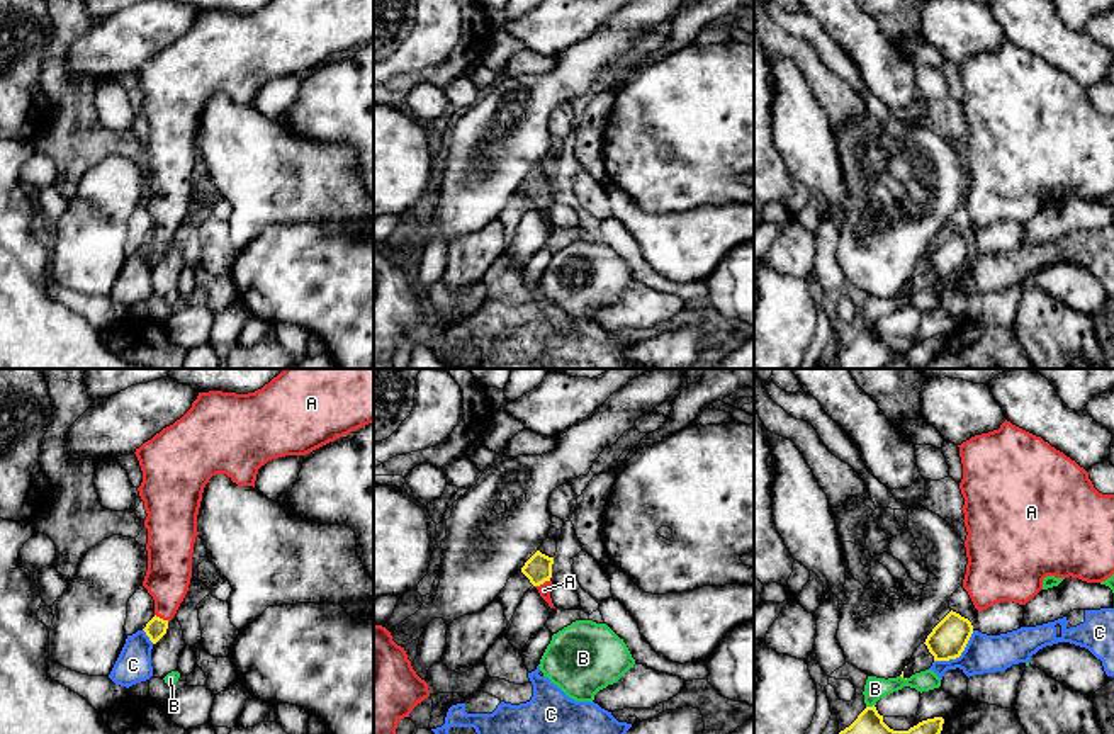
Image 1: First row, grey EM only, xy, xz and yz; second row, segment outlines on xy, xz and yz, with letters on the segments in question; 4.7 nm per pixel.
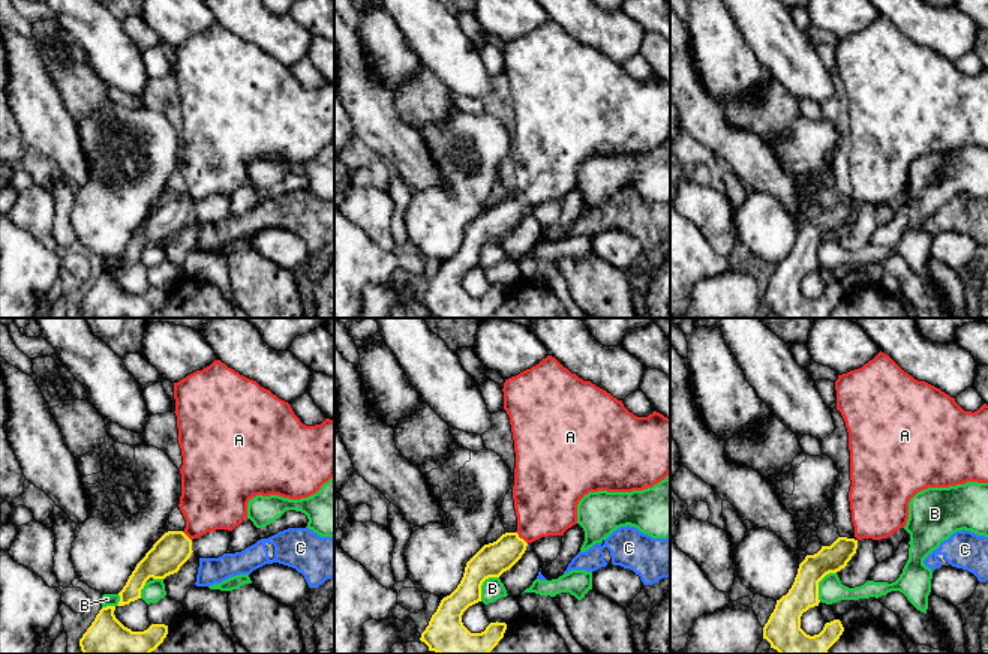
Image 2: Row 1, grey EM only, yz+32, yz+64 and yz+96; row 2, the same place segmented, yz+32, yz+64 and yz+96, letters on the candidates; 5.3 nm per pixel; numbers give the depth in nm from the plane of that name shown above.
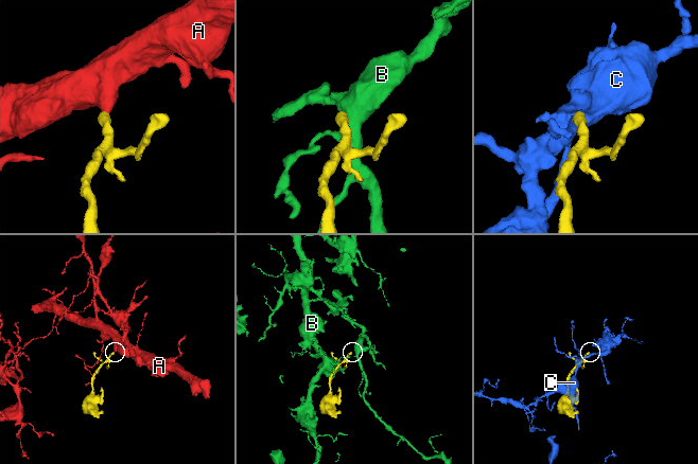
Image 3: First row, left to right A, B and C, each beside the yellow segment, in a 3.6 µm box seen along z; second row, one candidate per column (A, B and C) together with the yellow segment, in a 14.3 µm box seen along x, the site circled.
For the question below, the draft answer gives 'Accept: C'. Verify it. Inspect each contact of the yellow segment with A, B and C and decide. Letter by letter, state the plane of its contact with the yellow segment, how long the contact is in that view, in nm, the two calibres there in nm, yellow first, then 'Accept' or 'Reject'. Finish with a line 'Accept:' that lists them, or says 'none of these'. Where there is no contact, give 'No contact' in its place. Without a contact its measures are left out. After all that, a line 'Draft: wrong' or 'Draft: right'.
A: Touches yellow in xz. Shared border 80 nm. Thickness 130 nm (yellow) against 60 nm. Accept
B: Touches yellow in yz. Shared border 40 nm. Thickness 220 nm (yellow) against 110 nm. Reject
C: Touches yellow in yz. Shared border 240 nm. Thickness 180 nm (yellow) against 180 nm. Reject
Accept: A
Draft: wrong

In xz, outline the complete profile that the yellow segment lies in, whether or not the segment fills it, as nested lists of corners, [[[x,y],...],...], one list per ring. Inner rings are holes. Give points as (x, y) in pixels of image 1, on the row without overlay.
[[[537,170],[521,187],[521,192],[530,199],[530,202],[538,209],[540,216],[549,223],[550,228],[555,228],[550,217],[552,206],[552,184],[554,177],[549,177]]]

